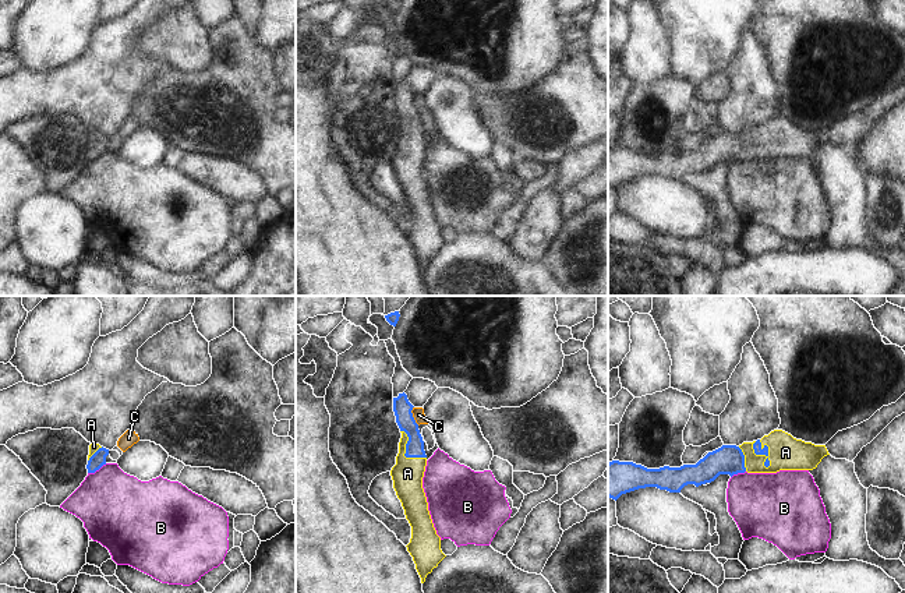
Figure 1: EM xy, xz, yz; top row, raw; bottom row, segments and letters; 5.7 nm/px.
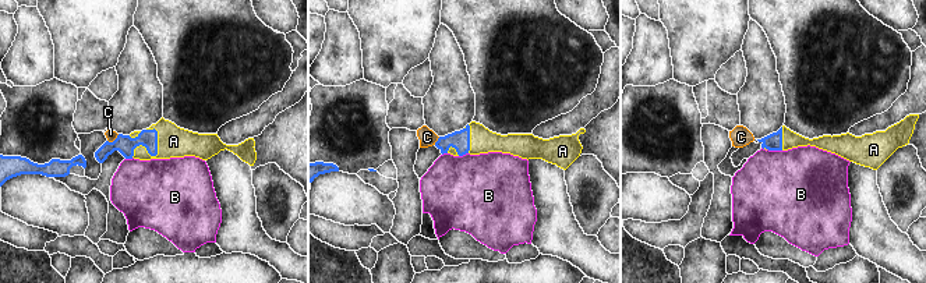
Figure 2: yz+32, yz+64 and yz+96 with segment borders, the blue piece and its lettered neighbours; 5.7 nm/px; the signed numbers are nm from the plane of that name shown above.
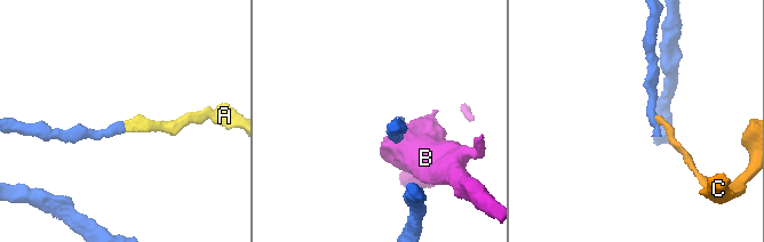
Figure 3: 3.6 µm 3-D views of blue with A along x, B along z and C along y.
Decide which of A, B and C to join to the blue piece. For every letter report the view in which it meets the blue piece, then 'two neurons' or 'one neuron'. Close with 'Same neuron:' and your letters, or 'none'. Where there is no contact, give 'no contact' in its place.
A: yz | one neuron
B: xy | two neurons
C: xz | two neurons
Same neuron: A

